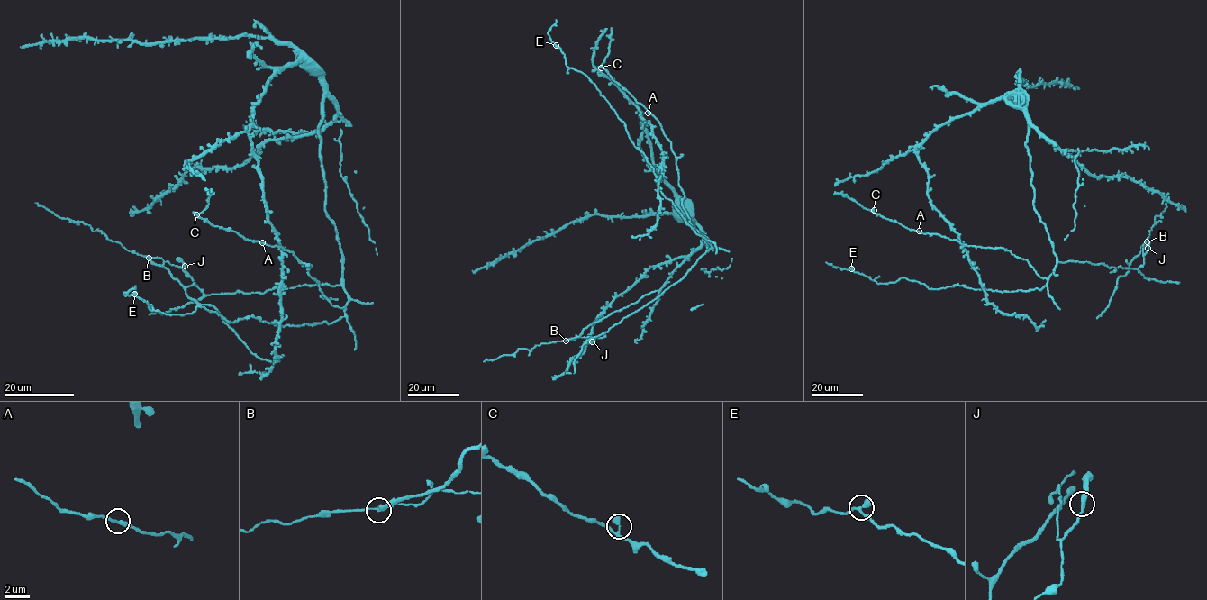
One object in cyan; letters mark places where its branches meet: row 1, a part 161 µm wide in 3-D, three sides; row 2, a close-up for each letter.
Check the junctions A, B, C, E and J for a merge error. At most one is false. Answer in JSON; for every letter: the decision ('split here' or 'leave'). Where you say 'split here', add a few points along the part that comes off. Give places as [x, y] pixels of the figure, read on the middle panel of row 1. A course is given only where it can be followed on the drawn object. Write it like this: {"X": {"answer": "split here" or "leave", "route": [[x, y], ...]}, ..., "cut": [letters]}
{"A": {"answer": "leave"}, "B": {"answer": "split here", "route": [[566, 341], [577, 337], [592, 323], [657, 290]]}, "C": {"answer": "leave"}, "E": {"answer": "leave"}, "J": {"answer": "leave"}, "cut": ["B"]}

